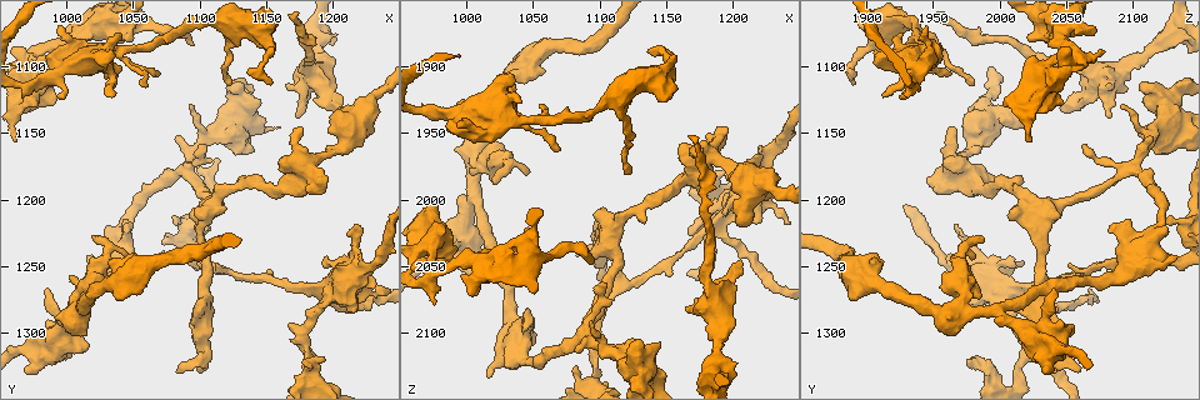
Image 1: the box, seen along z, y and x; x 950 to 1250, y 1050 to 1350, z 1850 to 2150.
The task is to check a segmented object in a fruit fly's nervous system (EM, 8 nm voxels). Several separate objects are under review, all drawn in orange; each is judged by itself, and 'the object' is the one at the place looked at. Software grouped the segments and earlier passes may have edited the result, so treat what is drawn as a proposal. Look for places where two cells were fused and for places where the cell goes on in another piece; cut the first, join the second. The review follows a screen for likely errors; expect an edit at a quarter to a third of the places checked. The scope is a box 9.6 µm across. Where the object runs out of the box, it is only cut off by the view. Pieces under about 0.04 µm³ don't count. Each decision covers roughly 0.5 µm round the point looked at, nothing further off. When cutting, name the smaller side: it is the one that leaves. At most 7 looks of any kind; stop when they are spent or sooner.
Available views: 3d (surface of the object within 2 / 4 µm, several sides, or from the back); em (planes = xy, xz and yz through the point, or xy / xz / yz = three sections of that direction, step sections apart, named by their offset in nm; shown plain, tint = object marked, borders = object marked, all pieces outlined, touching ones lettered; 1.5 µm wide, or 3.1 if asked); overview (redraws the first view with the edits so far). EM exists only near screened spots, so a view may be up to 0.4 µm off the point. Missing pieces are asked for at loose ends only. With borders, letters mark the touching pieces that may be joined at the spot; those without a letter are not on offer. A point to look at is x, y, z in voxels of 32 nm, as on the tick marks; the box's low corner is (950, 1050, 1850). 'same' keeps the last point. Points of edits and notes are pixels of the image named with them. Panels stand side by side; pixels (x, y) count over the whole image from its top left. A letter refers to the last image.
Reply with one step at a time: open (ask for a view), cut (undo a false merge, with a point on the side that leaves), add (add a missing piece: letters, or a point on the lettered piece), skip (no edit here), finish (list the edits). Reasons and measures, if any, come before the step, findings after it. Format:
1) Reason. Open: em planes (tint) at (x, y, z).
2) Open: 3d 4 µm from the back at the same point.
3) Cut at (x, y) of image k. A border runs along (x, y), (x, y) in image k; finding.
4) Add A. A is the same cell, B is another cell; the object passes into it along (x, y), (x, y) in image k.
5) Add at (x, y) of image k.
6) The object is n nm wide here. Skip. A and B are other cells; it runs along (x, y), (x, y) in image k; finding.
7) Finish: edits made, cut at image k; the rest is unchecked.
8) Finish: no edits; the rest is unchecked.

Sudden change in width. Open: em planes (plain) at (1212, 1152, 1980).

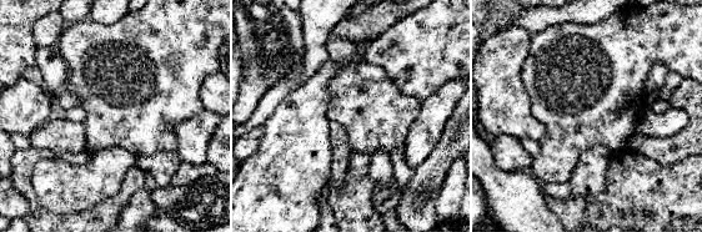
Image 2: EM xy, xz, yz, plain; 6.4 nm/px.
See the neighbours. Open: em planes (borders) at the same point.

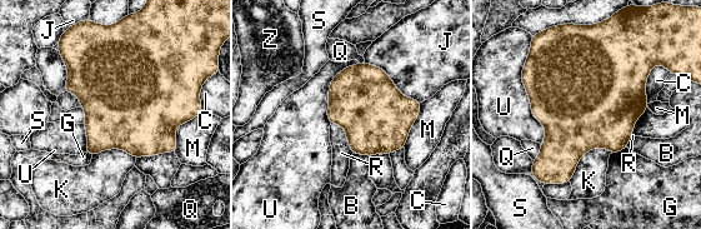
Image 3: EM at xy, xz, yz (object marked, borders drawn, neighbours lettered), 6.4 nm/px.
Skip. B, C, G, J, K, M, Q, R, S, U and Z are other cells; a border runs along (530, 36), (540, 144) in image 3; continuous, no second cell.

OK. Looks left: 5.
An open end. Open: 3d 2 µm at (1172, 1138, 2084).

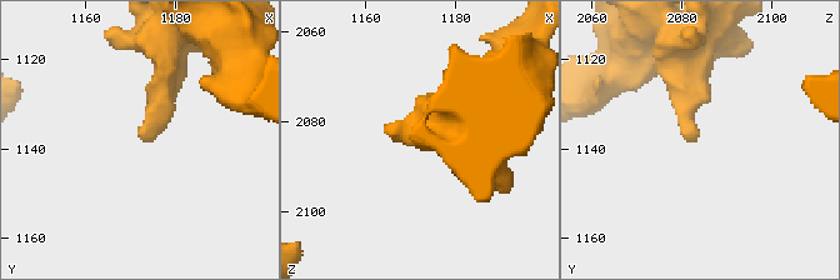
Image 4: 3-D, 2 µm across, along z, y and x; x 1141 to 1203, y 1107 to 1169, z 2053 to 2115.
Open: em xz step 8 (tint) at (1173, 1138, 2083).

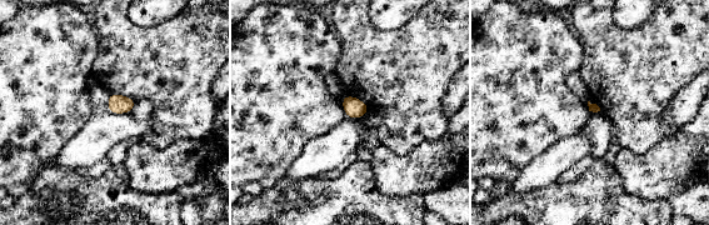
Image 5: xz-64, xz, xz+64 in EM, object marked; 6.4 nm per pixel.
Open: em planes (borders) at the same point.

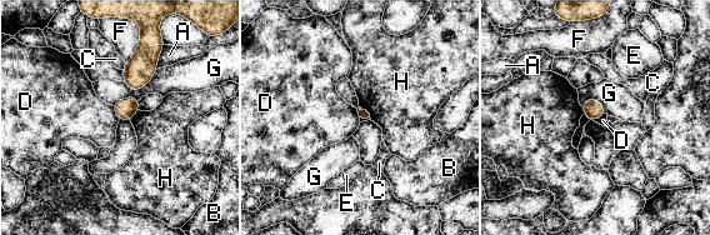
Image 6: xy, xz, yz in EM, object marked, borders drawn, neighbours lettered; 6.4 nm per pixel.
Skip. A, B, C, D, E, F, G and H are other cells; a border runs along (113, 106), (119, 120) in image 6; none of them fits.

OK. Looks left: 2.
Abrupt turn. Open: em planes (borders) at (980, 1088, 2050).

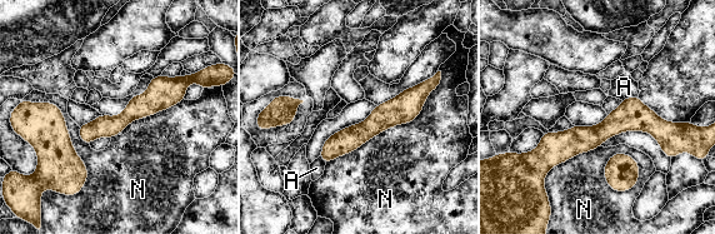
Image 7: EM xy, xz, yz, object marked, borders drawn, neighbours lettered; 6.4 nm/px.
Skip. A and N are other cells; a border runs along (439, 84), (413, 120), (325, 165) in image 7; all the same cell.

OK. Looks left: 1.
Finish: no edits; the rest is unchecked.

